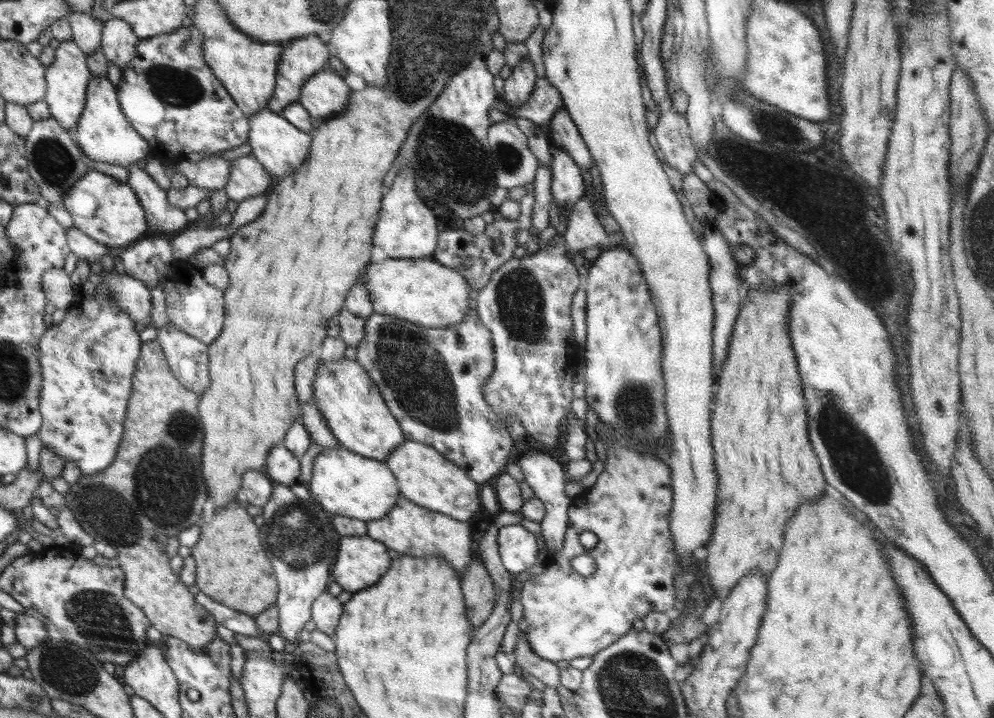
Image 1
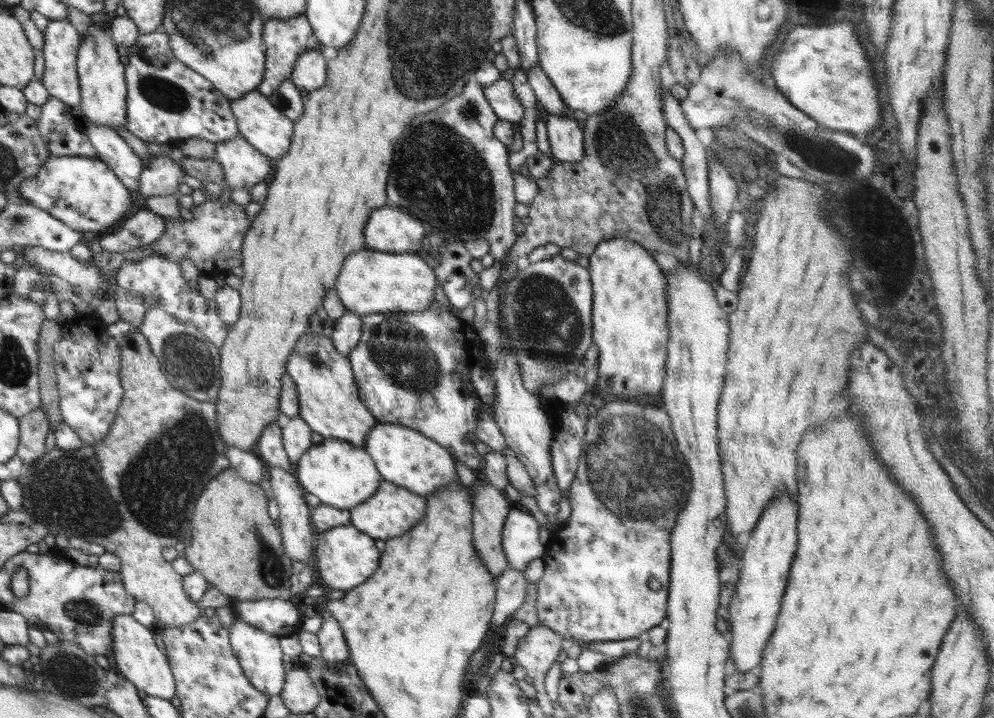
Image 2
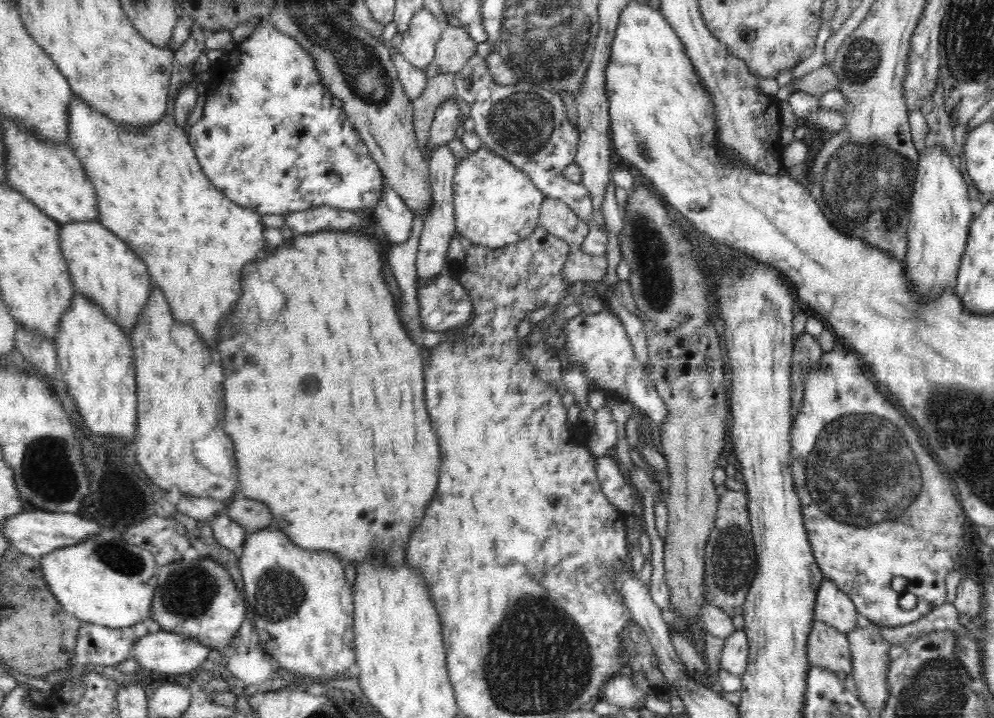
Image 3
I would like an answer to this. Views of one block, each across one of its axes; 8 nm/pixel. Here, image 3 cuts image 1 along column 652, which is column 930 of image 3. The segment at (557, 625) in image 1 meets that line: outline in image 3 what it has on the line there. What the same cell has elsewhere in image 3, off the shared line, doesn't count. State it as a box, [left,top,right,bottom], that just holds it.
[790,344,969,628]

